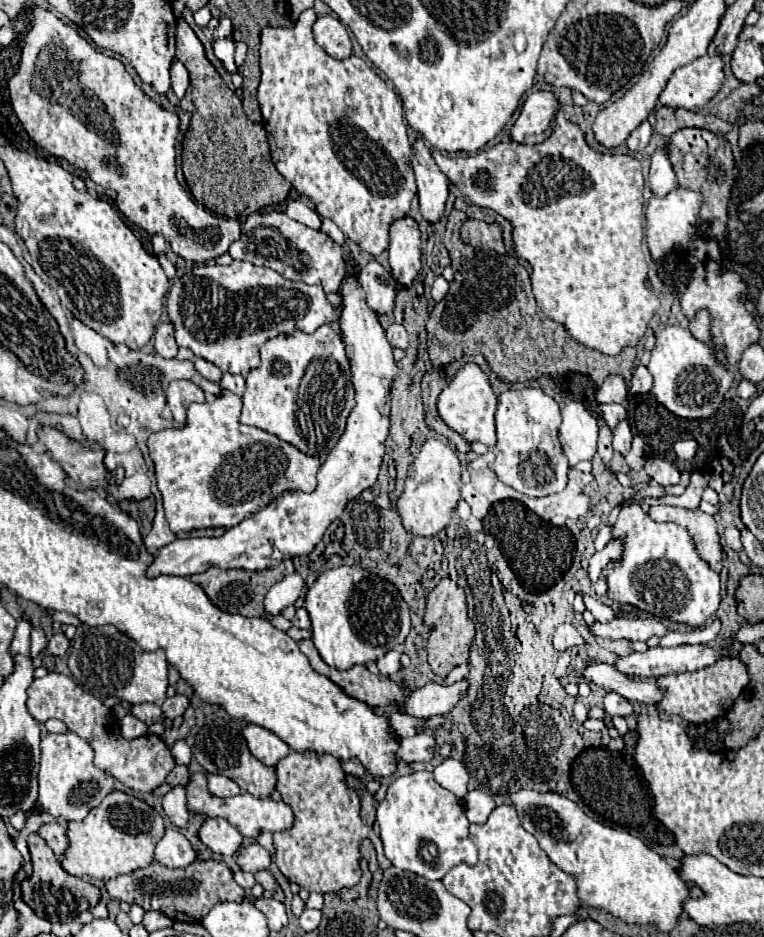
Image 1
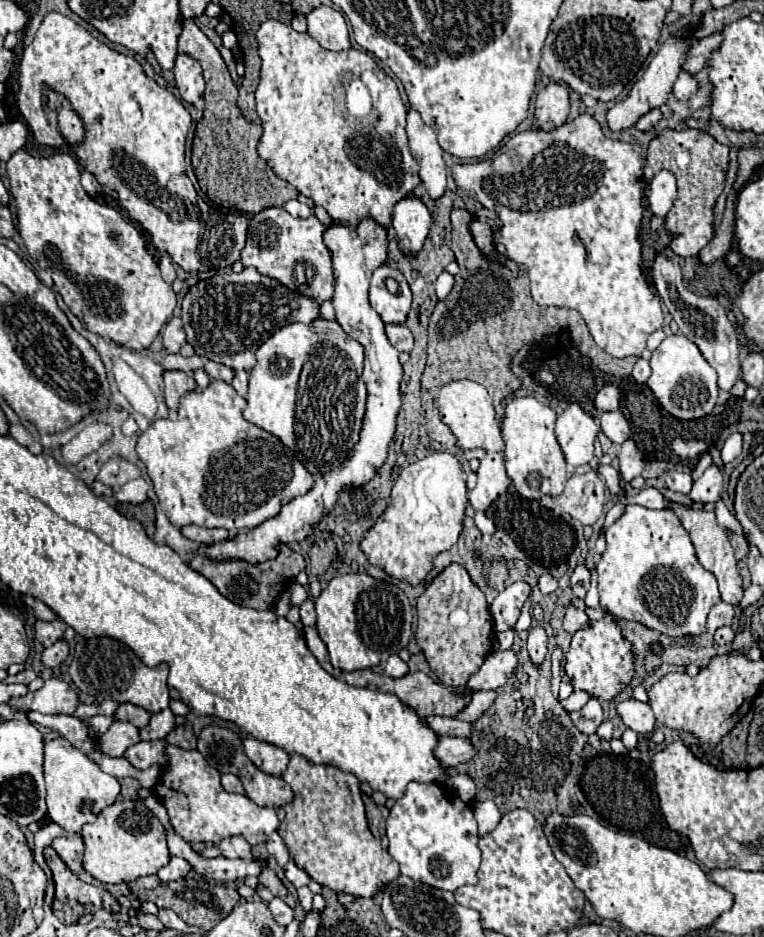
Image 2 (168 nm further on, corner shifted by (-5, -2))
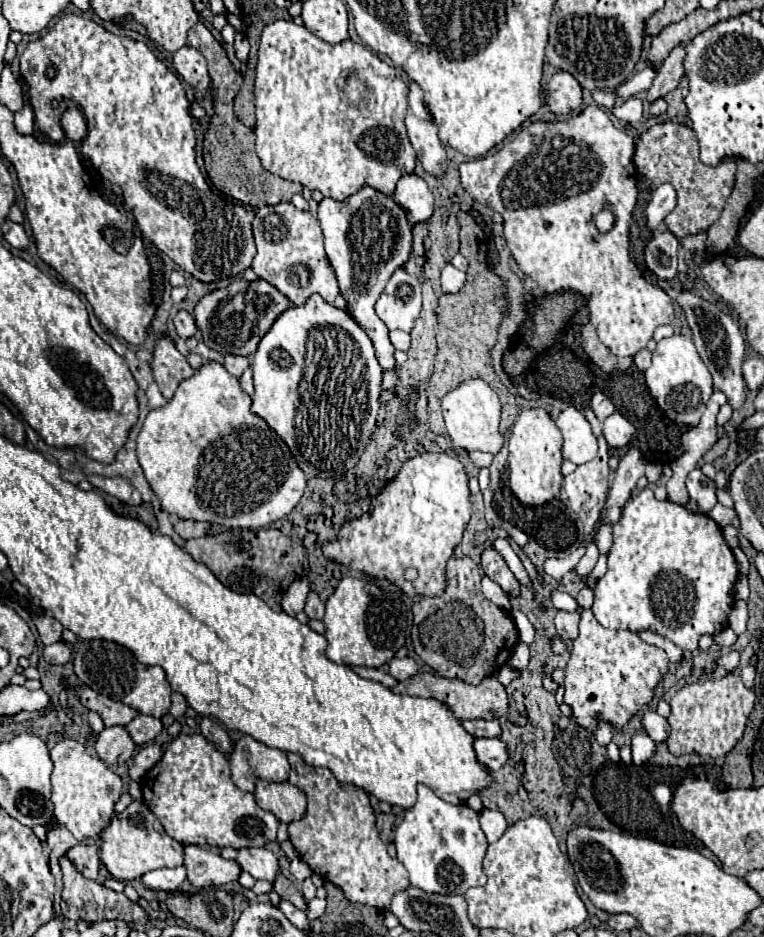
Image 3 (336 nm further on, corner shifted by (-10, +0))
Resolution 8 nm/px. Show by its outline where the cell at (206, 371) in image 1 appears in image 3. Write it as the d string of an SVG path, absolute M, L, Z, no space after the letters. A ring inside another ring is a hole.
M229 354L229 356L225 356L223 358L223 366L227 368L227 372L229 374L233 374L233 376L241 376L243 374L243 370L249 366L249 360L245 358L245 356L235 356L235 354Z

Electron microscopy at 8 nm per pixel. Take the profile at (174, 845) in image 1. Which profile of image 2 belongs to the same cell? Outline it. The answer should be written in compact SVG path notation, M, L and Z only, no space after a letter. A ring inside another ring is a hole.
M170 856L170 862L158 870L158 878L170 882L170 880L184 878L190 870L192 870L190 862L186 862L184 858L178 858L178 856Z

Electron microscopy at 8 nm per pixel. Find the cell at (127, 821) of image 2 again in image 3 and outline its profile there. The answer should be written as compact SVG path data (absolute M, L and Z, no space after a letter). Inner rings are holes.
M143 800L131 802L119 816L115 816L109 826L101 832L101 862L107 866L109 874L117 880L135 880L157 868L177 868L183 866L183 844L173 840Z

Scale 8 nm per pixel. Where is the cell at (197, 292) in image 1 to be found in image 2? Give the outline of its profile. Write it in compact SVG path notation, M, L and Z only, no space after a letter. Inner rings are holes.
M244 268L240 274L214 274L196 282L180 306L186 340L198 356L220 362L232 370L250 372L256 364L256 350L280 328L302 322L312 324L320 318L320 302L298 294L278 280L260 274L256 268Z

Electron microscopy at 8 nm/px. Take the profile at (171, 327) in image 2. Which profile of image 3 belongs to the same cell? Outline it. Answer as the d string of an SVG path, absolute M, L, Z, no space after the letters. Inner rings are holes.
M179 310L173 322L175 322L175 330L177 330L177 334L181 338L189 338L189 336L195 336L197 334L195 318L187 310Z

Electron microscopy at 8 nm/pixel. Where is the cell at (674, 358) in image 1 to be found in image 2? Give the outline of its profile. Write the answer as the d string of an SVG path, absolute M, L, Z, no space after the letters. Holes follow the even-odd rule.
M672 334L662 340L662 344L652 352L650 358L652 376L648 378L648 386L658 398L658 402L664 406L666 412L680 420L694 420L704 418L712 412L712 408L718 402L718 384L716 384L716 372L706 362L702 352L694 342L690 342L684 334Z

